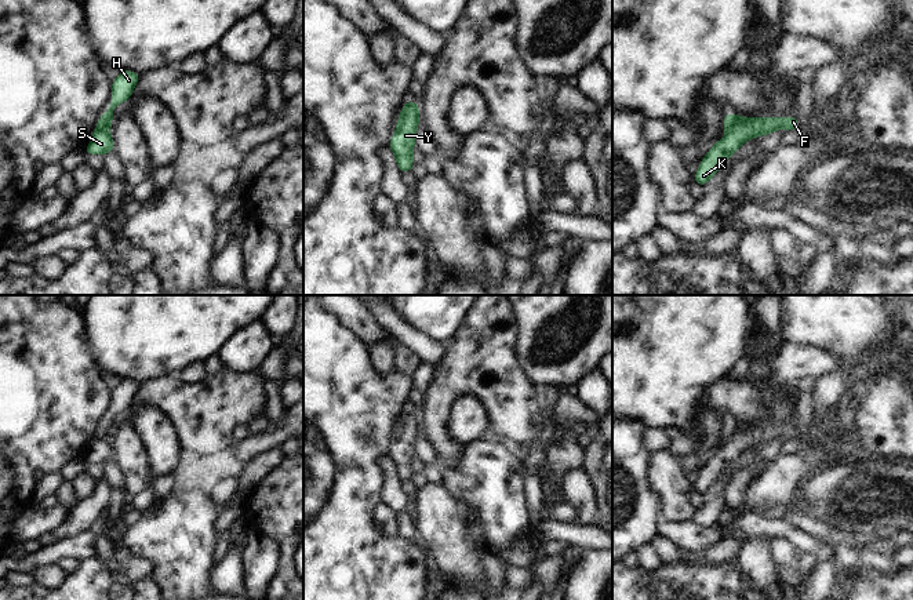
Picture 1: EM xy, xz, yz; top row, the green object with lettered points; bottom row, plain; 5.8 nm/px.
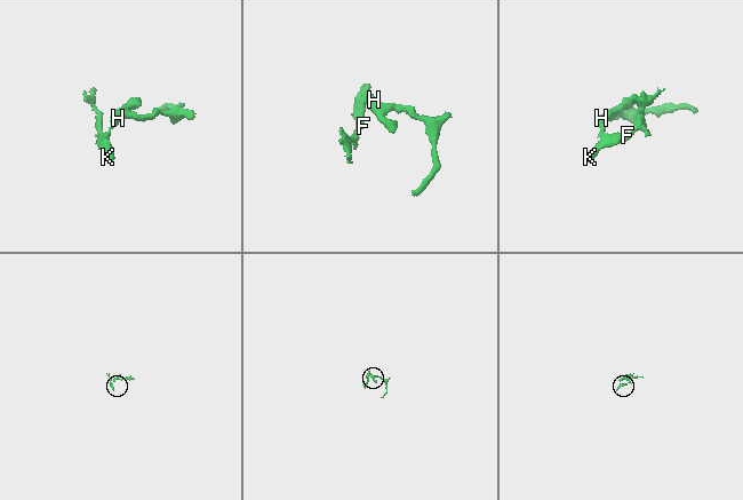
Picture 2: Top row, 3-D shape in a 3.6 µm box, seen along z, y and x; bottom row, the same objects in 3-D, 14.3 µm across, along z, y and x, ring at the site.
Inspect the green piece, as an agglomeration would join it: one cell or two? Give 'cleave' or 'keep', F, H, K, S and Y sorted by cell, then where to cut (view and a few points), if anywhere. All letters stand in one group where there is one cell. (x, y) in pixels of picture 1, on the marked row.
cleave; F K S Y / H; cut in yz along (738, 117), (728, 133)

